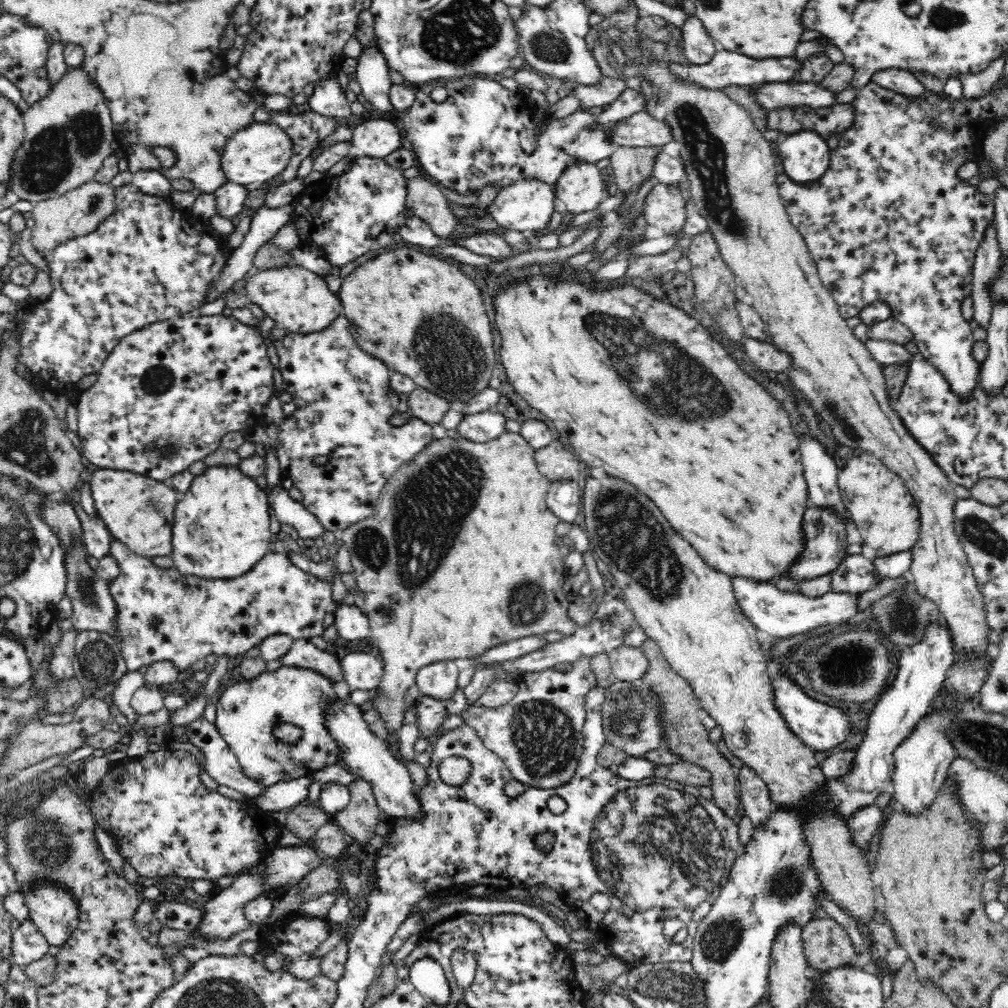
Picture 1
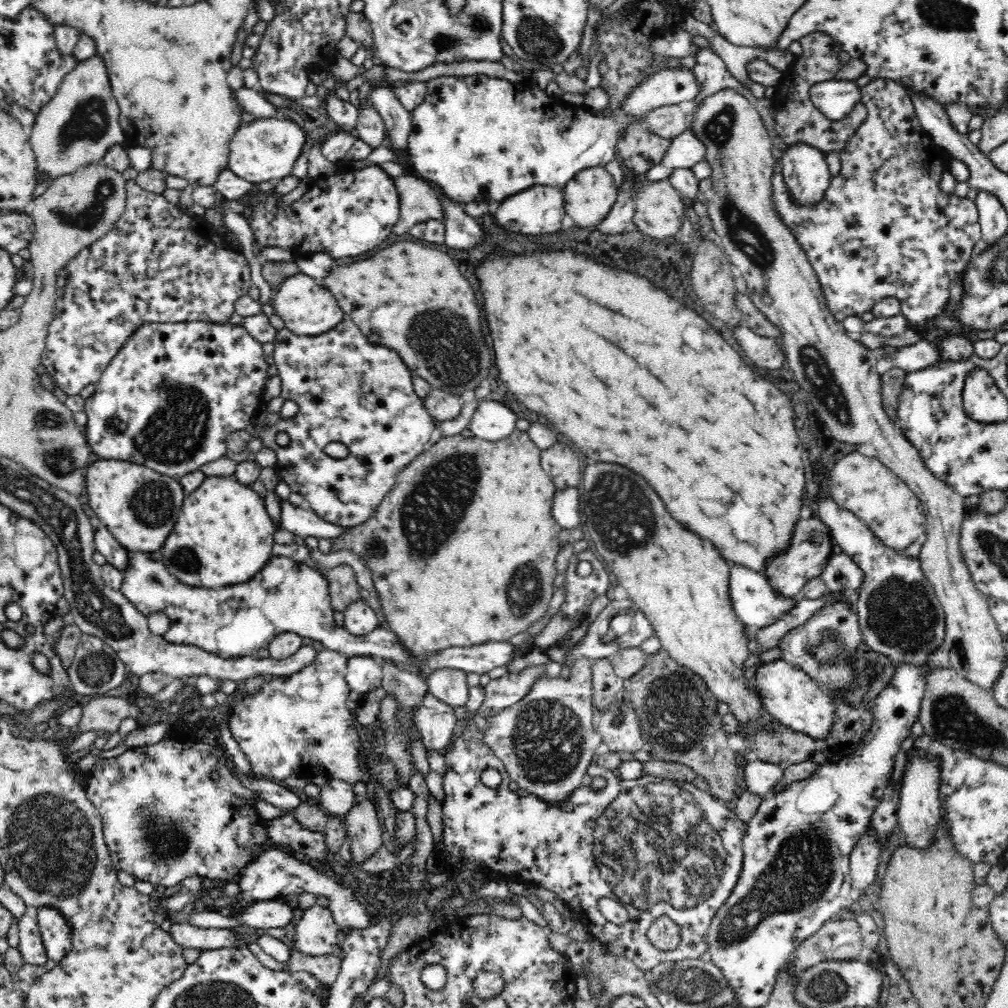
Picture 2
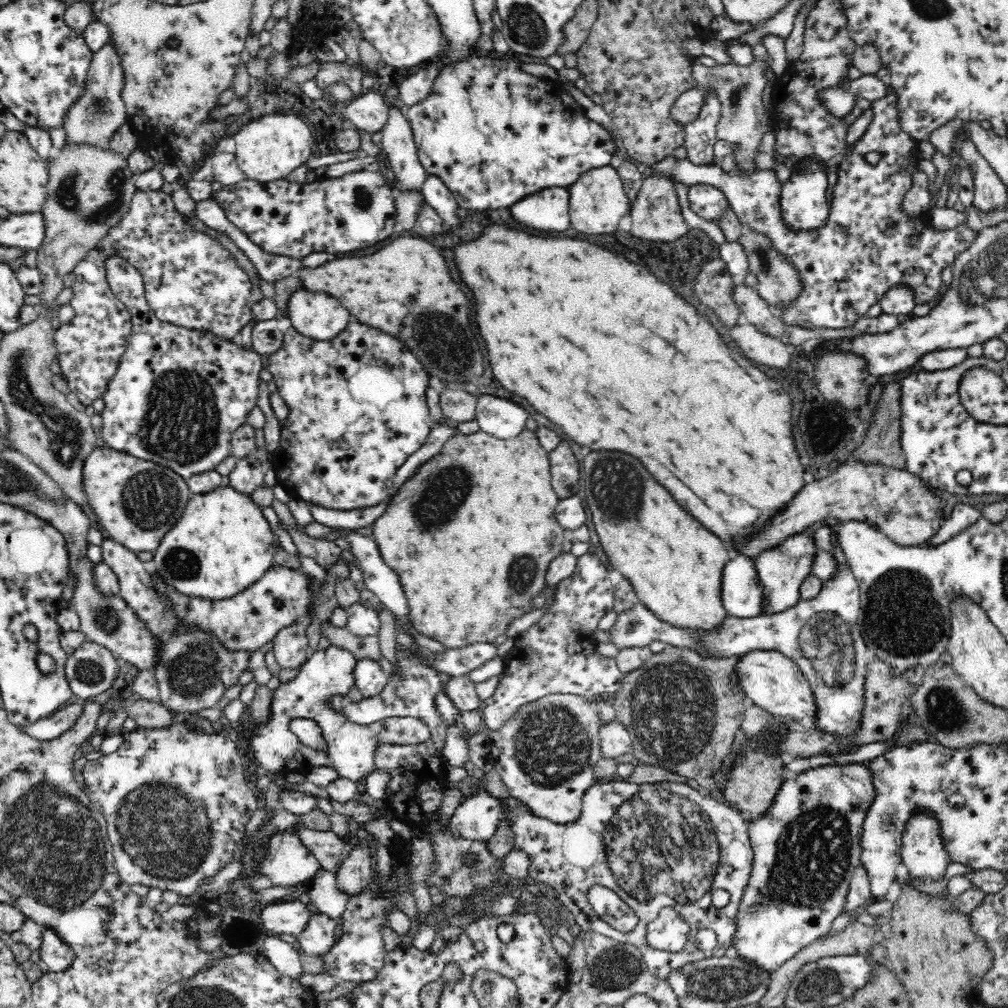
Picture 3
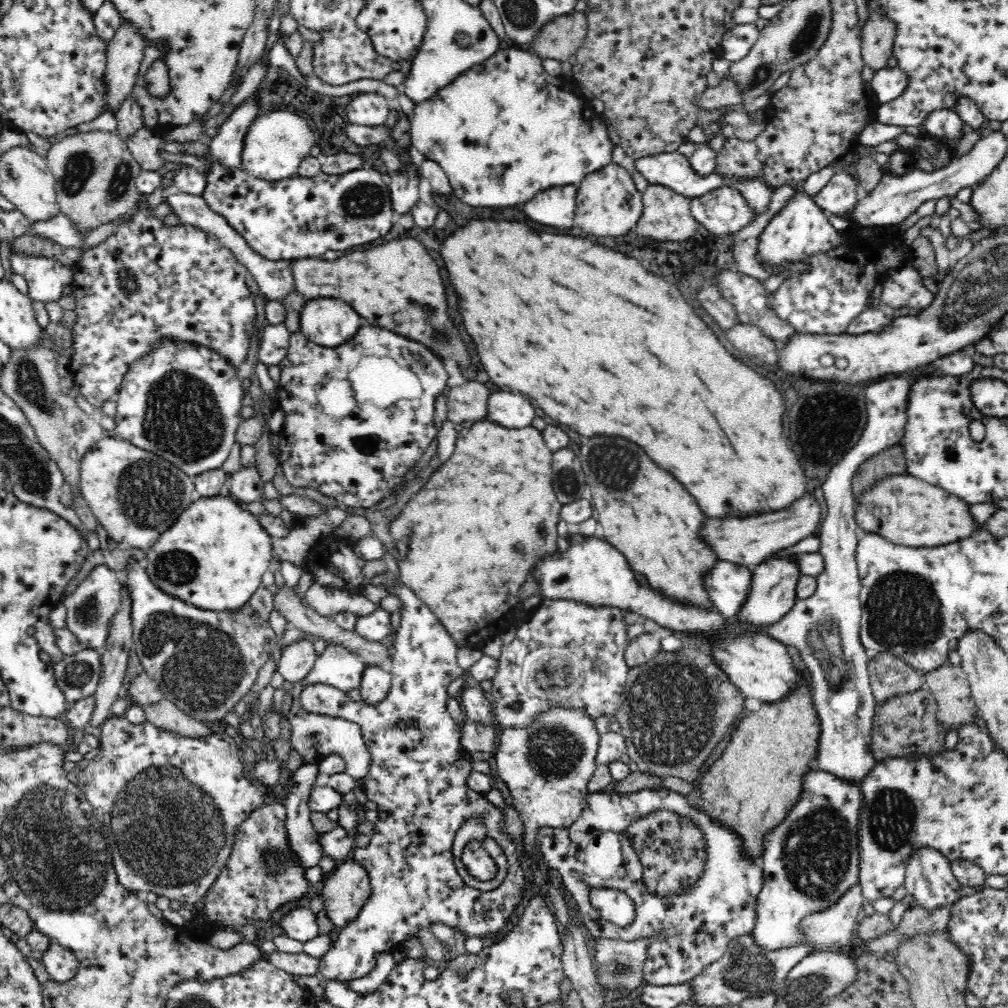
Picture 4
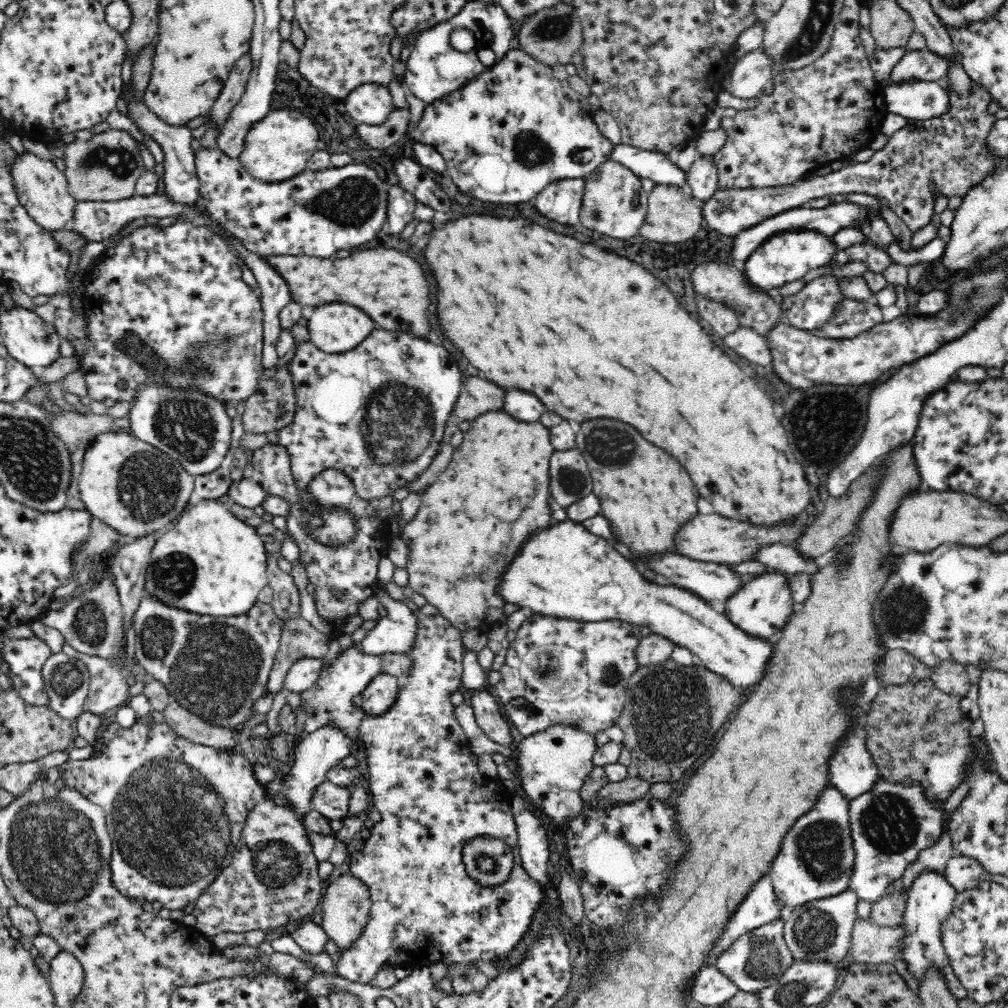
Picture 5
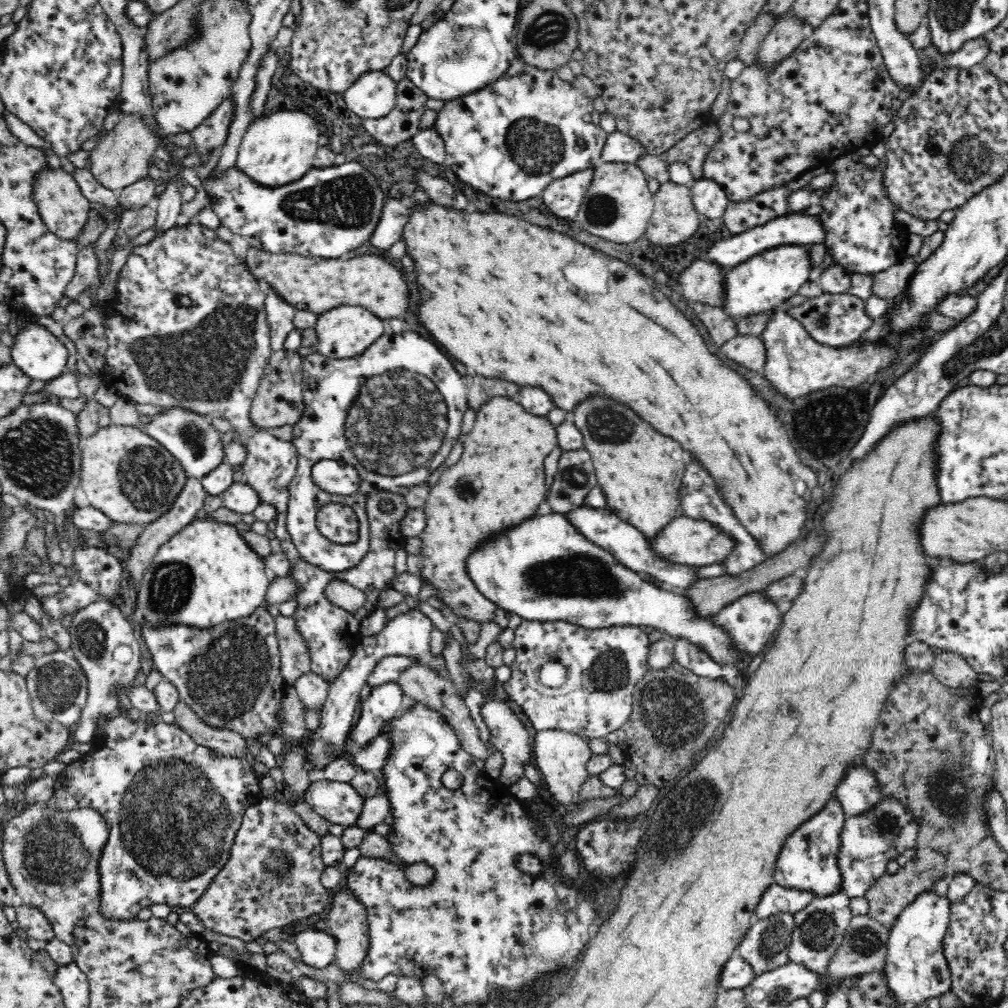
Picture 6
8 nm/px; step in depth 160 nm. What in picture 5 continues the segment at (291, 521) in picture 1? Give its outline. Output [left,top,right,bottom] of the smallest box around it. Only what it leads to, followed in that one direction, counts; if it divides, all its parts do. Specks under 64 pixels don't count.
[333,614,547,984]

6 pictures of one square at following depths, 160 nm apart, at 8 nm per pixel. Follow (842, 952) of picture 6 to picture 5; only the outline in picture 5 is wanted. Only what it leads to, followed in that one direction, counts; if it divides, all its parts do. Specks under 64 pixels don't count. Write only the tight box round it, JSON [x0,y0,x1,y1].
[850,919,907,962]

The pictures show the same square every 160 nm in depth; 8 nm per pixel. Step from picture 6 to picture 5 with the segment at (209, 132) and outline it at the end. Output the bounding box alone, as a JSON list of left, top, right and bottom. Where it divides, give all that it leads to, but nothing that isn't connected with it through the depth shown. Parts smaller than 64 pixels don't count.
[209,52,252,127]

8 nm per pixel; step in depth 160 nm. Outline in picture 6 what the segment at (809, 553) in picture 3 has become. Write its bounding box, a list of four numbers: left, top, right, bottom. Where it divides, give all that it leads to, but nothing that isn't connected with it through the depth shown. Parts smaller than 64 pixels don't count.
[713,590,783,657]

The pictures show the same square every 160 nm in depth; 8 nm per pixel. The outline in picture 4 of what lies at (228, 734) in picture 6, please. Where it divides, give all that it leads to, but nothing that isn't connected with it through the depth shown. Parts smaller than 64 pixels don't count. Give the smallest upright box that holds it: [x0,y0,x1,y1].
[142,698,215,738]

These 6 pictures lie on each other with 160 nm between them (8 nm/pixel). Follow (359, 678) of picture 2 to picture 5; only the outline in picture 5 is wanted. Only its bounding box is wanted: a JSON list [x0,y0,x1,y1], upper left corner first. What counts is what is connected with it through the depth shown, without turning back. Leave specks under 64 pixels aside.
[360,672,400,716]

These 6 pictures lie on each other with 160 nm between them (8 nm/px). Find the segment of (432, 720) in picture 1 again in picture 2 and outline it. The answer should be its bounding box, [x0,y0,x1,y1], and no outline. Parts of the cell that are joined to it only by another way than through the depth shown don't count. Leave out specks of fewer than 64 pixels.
[413,693,460,752]

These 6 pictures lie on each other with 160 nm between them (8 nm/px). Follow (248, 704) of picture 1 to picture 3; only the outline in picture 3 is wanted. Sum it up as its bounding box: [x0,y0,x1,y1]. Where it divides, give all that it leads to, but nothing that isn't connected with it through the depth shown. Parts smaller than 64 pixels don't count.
[249,645,429,784]

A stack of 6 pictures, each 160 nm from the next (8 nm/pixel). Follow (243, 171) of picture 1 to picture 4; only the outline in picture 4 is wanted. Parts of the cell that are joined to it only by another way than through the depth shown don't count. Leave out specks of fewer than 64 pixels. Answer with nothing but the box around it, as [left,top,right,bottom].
[240,110,314,181]

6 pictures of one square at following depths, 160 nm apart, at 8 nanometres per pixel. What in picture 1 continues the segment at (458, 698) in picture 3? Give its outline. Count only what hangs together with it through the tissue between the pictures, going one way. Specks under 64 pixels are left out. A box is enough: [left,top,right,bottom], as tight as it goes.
[415,661,458,701]

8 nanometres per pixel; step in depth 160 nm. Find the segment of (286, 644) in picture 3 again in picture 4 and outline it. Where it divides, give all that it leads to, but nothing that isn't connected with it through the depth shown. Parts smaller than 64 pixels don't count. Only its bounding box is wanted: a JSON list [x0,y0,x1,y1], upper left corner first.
[278,639,316,684]

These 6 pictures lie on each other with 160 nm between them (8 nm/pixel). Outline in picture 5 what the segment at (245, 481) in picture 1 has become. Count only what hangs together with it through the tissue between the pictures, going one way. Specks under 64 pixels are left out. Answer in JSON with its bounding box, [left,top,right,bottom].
[145,465,269,617]

